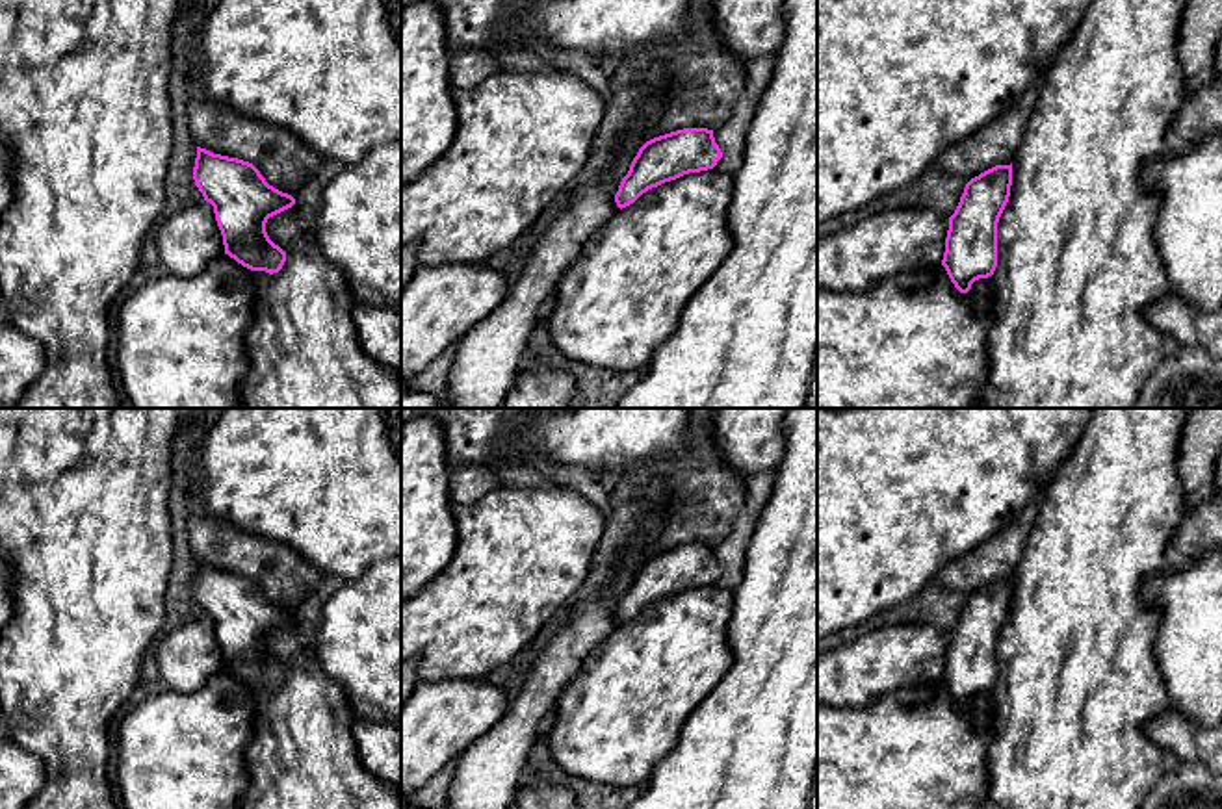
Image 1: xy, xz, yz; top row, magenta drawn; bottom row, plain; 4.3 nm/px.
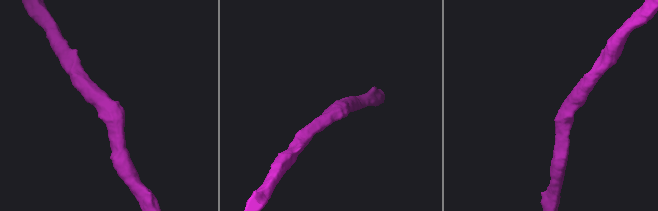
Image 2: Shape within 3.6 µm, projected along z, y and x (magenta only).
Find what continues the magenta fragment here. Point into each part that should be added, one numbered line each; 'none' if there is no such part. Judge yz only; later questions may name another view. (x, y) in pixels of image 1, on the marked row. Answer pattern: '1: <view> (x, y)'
1: yz (1078, 264)

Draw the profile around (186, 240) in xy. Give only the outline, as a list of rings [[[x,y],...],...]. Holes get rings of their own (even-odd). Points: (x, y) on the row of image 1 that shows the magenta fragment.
[[[206,200],[165,213],[152,232],[150,245],[165,271],[178,276],[193,276],[225,254],[214,206]]]

